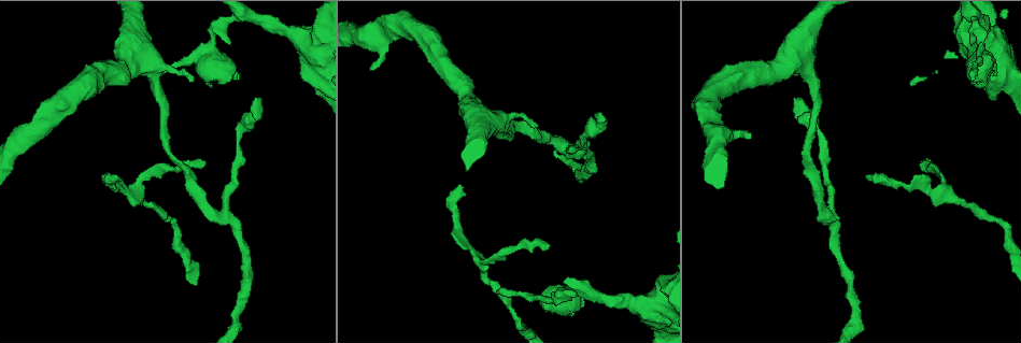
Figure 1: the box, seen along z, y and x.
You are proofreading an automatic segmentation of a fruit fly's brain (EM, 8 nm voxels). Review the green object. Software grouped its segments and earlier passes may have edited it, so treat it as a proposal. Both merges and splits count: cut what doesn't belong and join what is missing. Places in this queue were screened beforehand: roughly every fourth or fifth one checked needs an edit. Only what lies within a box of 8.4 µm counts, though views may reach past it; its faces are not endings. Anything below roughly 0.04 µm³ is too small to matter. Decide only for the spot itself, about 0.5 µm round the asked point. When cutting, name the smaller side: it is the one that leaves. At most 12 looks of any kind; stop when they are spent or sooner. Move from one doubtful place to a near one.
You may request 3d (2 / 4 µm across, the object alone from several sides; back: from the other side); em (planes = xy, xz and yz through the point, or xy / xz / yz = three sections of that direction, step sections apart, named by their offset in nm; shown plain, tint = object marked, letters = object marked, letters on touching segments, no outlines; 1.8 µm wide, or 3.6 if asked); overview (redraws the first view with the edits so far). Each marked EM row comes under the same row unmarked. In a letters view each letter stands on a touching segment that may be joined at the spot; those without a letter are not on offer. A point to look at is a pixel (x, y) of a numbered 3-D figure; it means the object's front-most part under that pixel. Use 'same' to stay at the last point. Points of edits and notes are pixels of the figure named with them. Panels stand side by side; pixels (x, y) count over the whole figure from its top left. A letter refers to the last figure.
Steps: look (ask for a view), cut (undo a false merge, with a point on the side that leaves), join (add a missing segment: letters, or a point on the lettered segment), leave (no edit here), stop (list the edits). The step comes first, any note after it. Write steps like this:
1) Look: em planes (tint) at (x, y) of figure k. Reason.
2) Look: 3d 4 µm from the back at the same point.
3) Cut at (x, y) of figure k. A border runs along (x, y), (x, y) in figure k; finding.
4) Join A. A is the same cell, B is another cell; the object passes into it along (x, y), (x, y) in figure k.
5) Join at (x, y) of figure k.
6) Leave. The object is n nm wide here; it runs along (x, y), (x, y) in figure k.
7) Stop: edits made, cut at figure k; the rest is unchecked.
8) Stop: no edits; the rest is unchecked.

Look: em planes (letters) at (751, 136) of figure 1. Branch stops here.

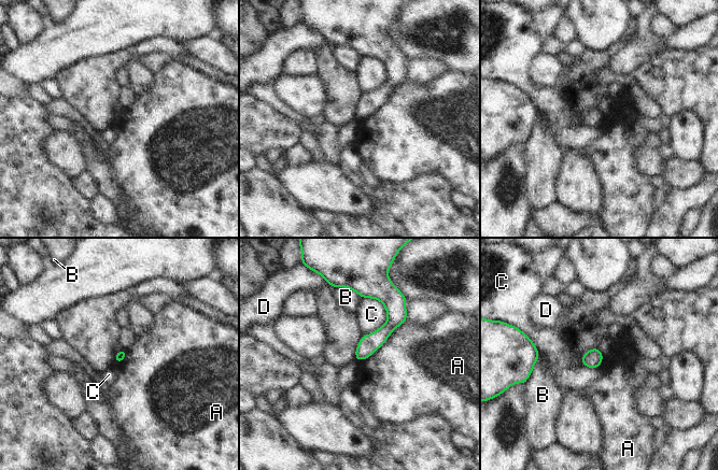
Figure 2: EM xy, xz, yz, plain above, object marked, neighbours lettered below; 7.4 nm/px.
Leave. The longest contact is with A, 480 nm; A, B, C and D are other cells; it runs along (365, 294), (392, 308), (392, 323), (358, 357) in figure 2; none of them fits.

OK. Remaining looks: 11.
Look: em planes (letters) at (548, 244) of figure 1. An open end.

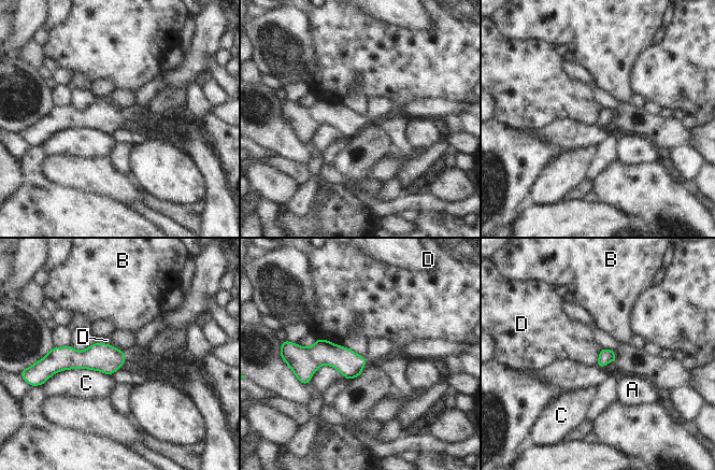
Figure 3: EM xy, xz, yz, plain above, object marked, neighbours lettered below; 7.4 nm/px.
Leave. A, B, C and D are other cells; a border runs along (320, 338), (346, 346), (365, 357) in figure 3; no lettered segment goes on from it.

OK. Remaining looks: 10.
Look: em 3.6 µm yz step 4 (letters) at (990, 40) of figure 1. Calibre changes.

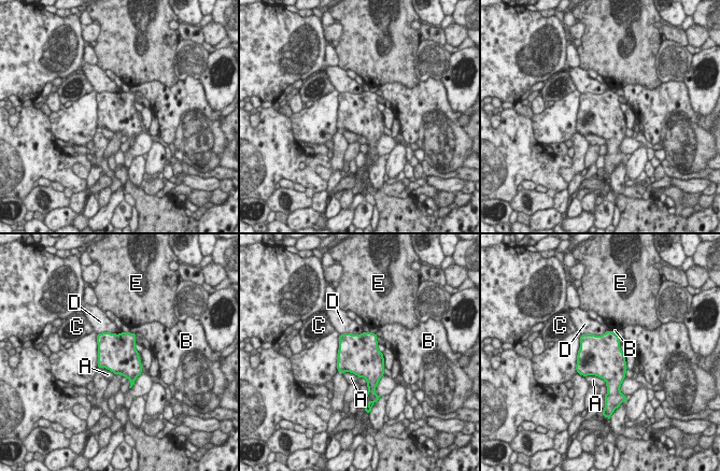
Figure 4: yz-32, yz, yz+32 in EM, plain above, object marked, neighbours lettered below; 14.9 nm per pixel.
Leave. The object is 550 nm wide here; A, B, C, D and E are other cells; a border runs along (338, 370), (353, 372), (367, 382) in figure 4; all the same neuron.

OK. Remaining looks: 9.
Look: 3d 2 µm at (973, 81) of figure 1. Free end.

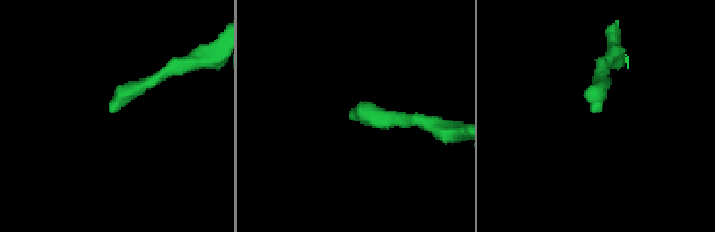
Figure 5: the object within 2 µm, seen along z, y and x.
Look: em planes (letters) at (109, 111) of figure 5. Need the tissue.

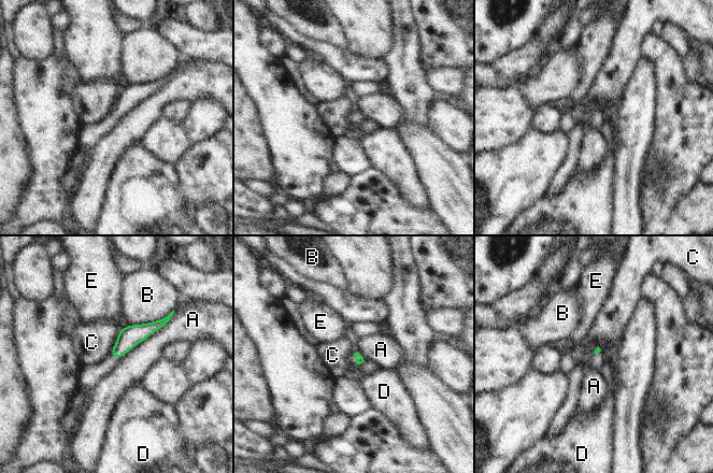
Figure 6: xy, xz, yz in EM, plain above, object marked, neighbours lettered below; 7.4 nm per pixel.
Leave. A, B, C, D and E are other cells; a border runs along (120, 329), (116, 339) in figure 6; none of them fits.

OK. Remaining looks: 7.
Look: em yz step 8 (letters) at (798, 97) of figure 1. Long arm stops here.

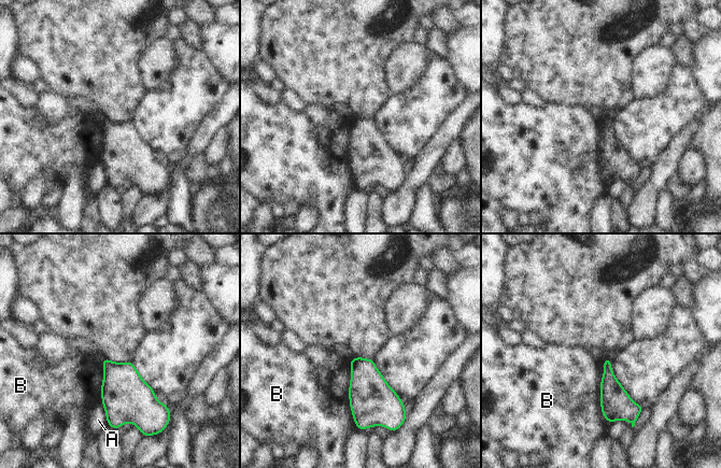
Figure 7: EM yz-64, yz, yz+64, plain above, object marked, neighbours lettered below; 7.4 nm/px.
Leave. A and B are other cells; a border runs along (350, 359), (349, 403), (358, 428) in figure 7; no lettered segment goes on from it.

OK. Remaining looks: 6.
Stop: no edits; the rest is unchecked.

